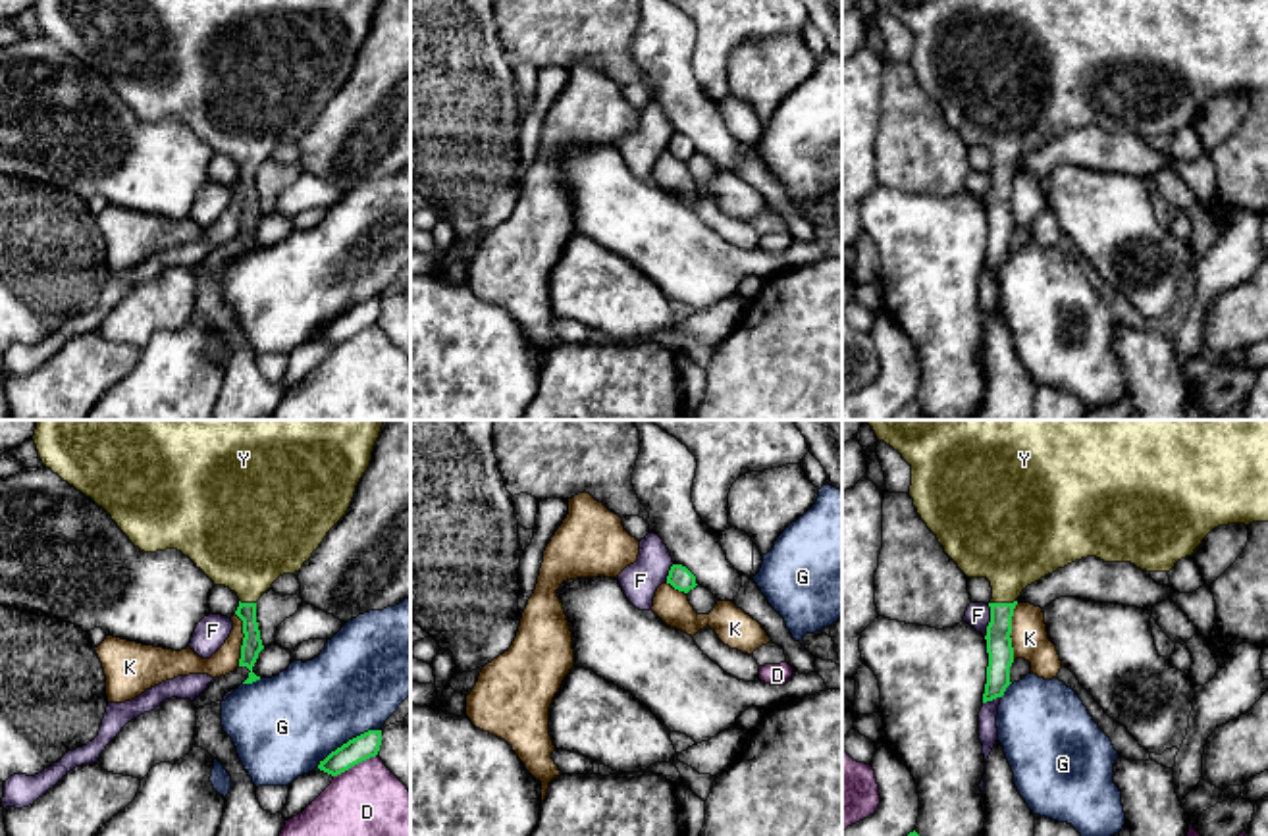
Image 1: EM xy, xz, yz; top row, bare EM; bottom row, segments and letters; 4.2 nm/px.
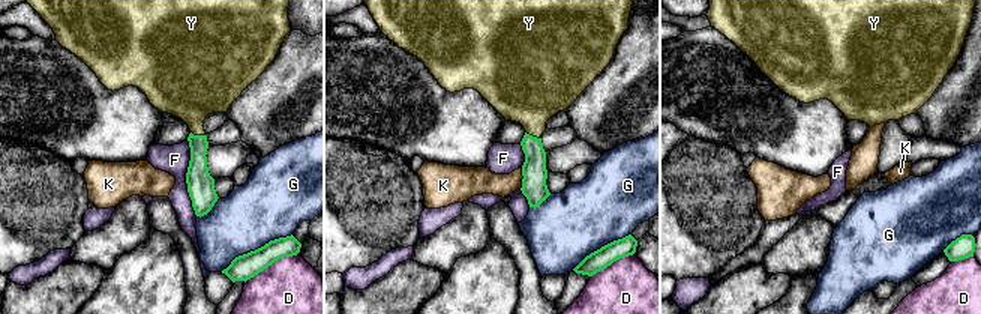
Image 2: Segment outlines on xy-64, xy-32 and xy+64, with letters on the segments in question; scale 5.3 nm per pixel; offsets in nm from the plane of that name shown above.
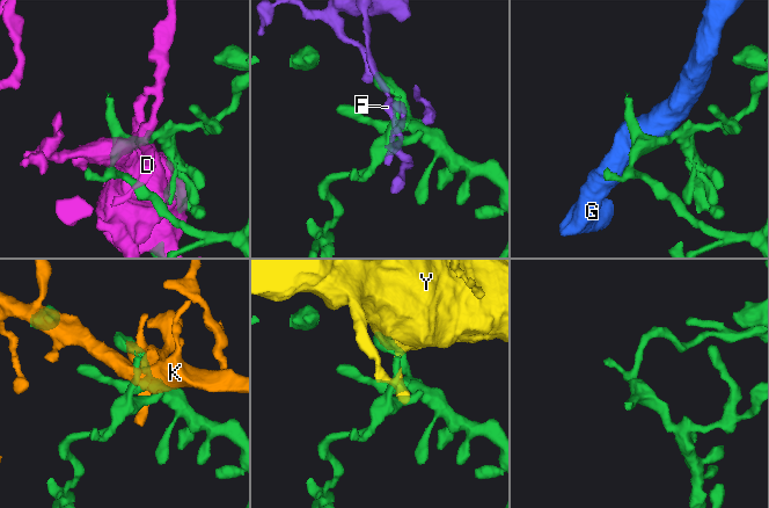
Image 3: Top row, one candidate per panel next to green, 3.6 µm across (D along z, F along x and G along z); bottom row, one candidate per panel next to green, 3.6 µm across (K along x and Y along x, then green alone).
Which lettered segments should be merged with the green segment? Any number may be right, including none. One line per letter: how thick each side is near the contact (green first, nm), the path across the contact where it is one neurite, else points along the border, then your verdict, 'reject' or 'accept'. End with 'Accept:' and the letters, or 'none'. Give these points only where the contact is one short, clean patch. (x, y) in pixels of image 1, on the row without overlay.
D: 110/440 nm | reject
F: 110/100 nm | reject
G: 110/400 nm | reject
K: 110/160 nm | reject
Y: 110/360 nm | across yz (999, 212), (1003, 172), (1012, 114) | accept
Accept: Y

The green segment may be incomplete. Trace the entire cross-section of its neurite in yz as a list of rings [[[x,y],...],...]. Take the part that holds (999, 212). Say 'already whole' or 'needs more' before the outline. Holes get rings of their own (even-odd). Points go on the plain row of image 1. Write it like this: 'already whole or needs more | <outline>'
needs more | [[[875,0],[911,35],[910,65],[917,83],[937,104],[944,121],[967,146],[987,146],[992,156],[991,191],[987,195],[987,252],[983,272],[1002,266],[1014,231],[1012,185],[1021,160],[1041,146],[1075,129],[1096,125],[1104,131],[1131,131],[1147,141],[1170,141],[1177,129],[1193,125],[1202,108],[1218,94],[1268,91],[1268,0]]]

